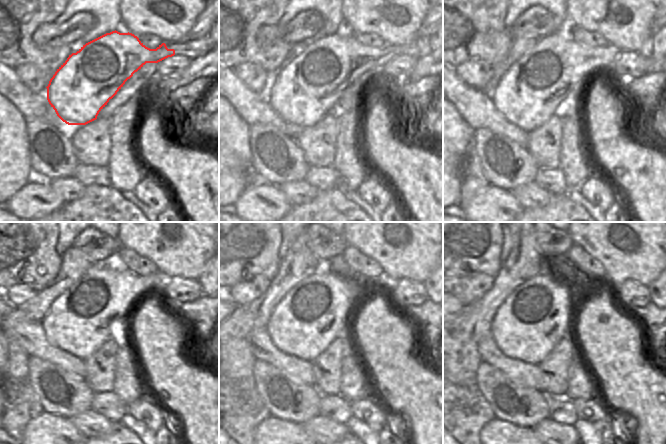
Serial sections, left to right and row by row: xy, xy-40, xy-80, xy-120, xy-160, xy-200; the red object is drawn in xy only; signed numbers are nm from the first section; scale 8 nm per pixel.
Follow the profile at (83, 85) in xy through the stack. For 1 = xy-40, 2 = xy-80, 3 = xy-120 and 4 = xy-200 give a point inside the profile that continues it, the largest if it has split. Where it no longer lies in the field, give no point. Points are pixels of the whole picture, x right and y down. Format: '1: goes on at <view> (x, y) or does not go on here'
1: goes on at xy-40 (308, 87)
2: goes on at xy-80 (532, 90)
3: goes on at xy-120 (86, 315)
4: goes on at xy-200 (528, 325)

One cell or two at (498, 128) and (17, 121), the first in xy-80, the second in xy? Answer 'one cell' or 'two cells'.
two cells

